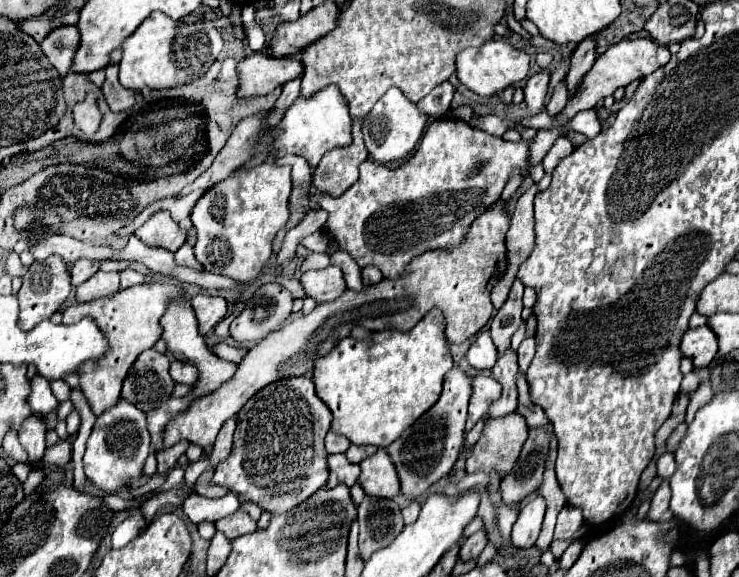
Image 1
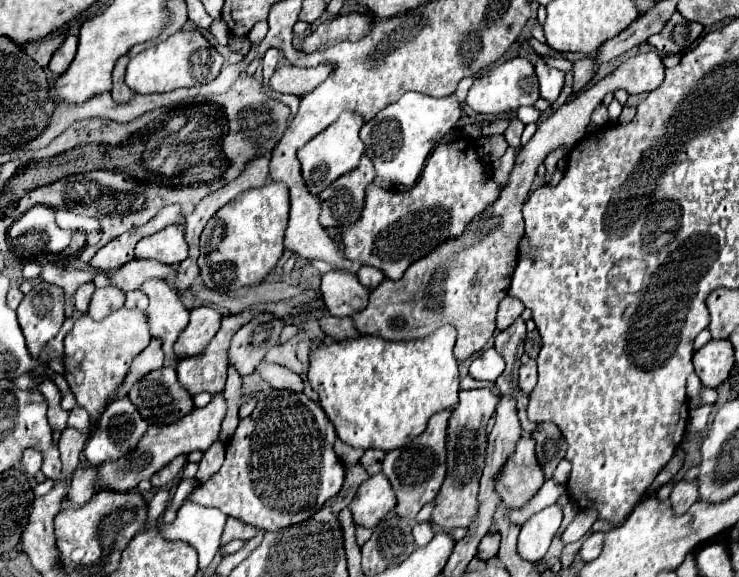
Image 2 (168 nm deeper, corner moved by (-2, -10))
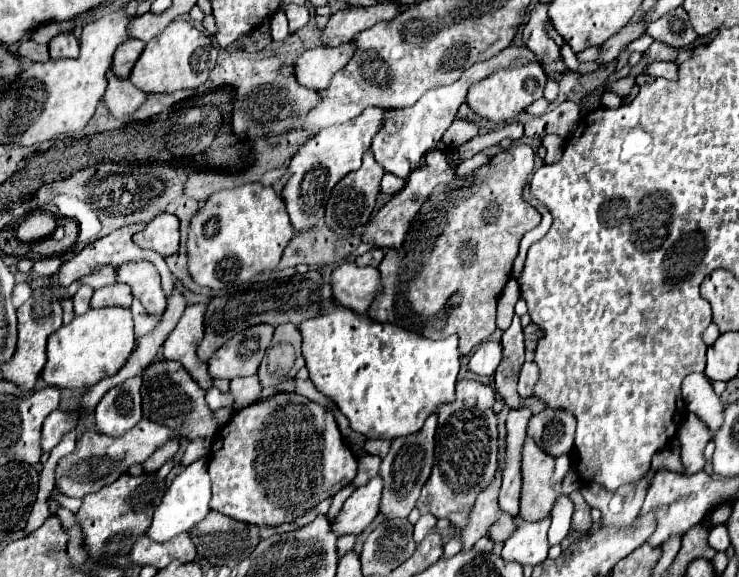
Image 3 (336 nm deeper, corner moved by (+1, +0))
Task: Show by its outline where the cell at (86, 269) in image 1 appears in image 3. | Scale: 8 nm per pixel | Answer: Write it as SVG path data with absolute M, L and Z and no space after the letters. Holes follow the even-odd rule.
M80 286L80 290L76 292L76 296L72 298L74 300L74 314L80 316L84 314L88 308L90 308L90 298L92 298L94 290L90 286Z

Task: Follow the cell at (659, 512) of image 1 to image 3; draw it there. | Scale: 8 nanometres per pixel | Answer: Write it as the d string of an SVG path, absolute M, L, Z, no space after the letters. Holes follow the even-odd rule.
M690 412L682 422L682 426L678 428L678 440L686 474L700 472L706 462L704 448L712 440L712 432L708 430L708 426L696 414Z

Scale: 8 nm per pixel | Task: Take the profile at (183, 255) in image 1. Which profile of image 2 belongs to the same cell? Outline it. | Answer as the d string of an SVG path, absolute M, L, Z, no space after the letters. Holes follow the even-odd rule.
M131 260L123 268L111 272L111 284L121 288L123 292L127 290L137 290L145 280L151 278L161 278L167 280L169 274L175 274L177 268L171 264L161 264L155 260Z

